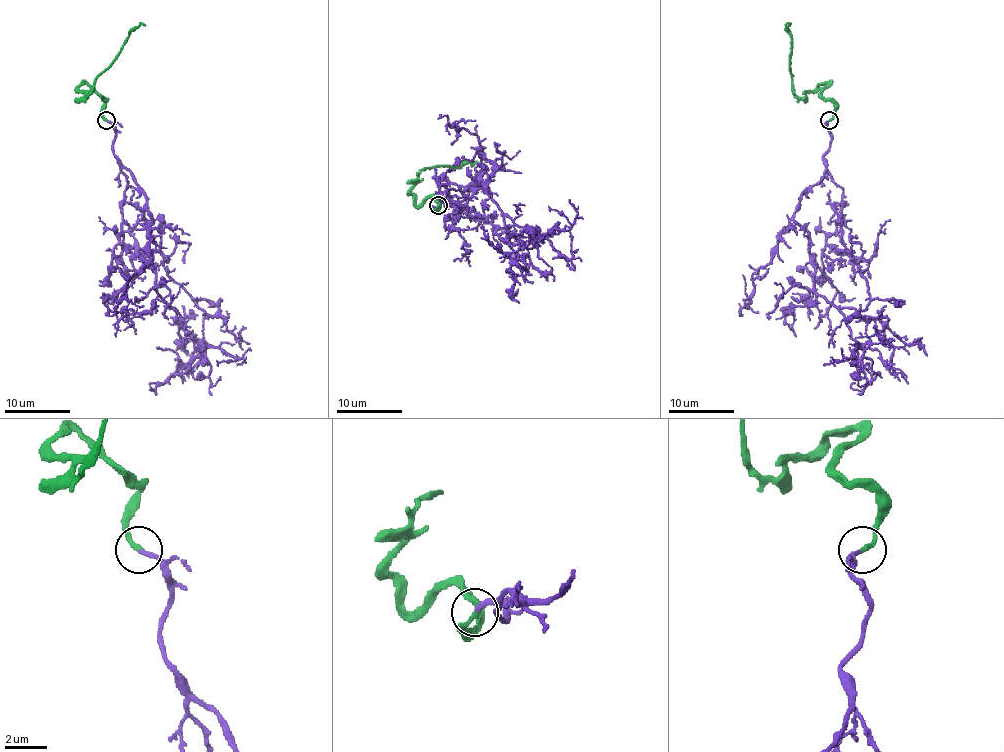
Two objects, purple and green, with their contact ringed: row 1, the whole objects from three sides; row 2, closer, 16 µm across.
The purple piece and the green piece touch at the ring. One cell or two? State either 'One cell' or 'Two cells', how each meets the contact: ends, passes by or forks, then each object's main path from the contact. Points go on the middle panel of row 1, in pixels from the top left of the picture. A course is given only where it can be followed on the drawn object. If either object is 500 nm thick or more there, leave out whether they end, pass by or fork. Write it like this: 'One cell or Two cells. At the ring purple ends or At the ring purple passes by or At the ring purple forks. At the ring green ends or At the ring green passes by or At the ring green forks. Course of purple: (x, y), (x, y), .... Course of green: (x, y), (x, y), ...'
One cell. At the ring purple ends. At the ring green ends. Course of purple: (438, 206), (463, 201), (484, 170), (476, 186), (536, 240), (530, 248), (500, 252), (482, 227), (487, 230). Course of green: (438, 206), (436, 211), (438, 204), (431, 197), (417, 206), (410, 191), (417, 174), (426, 168), (477, 161)

